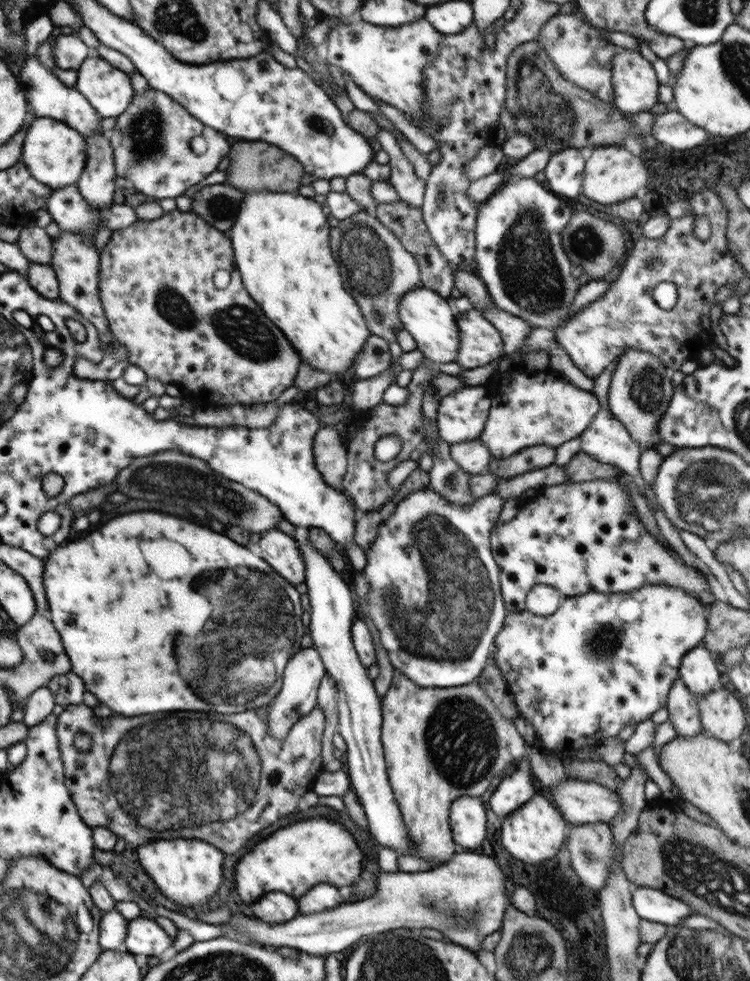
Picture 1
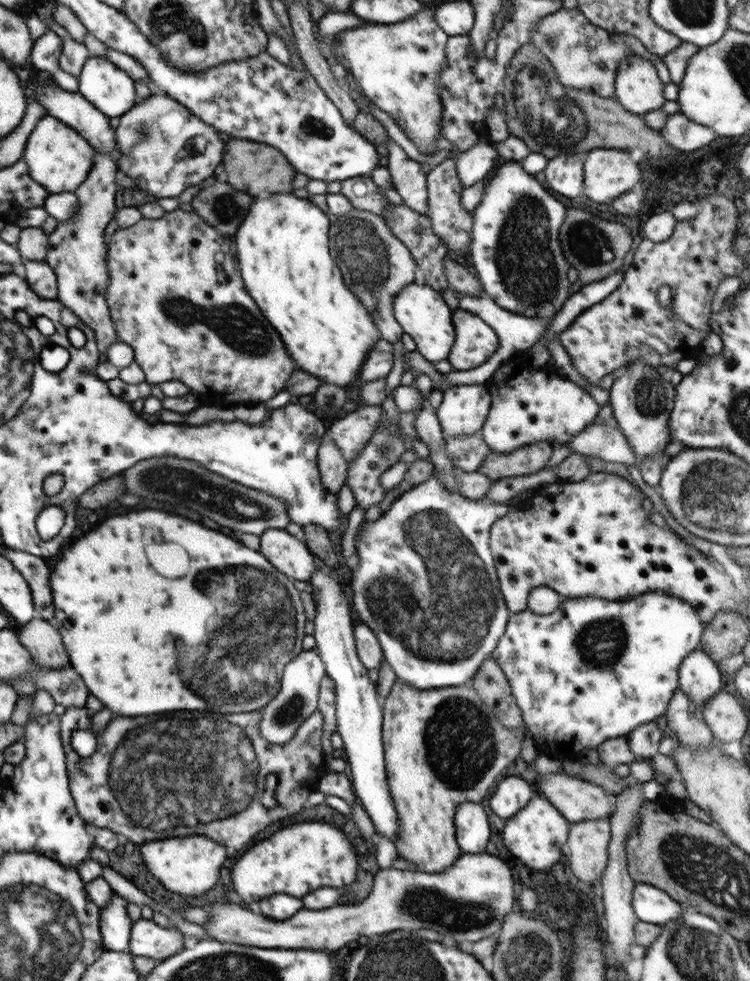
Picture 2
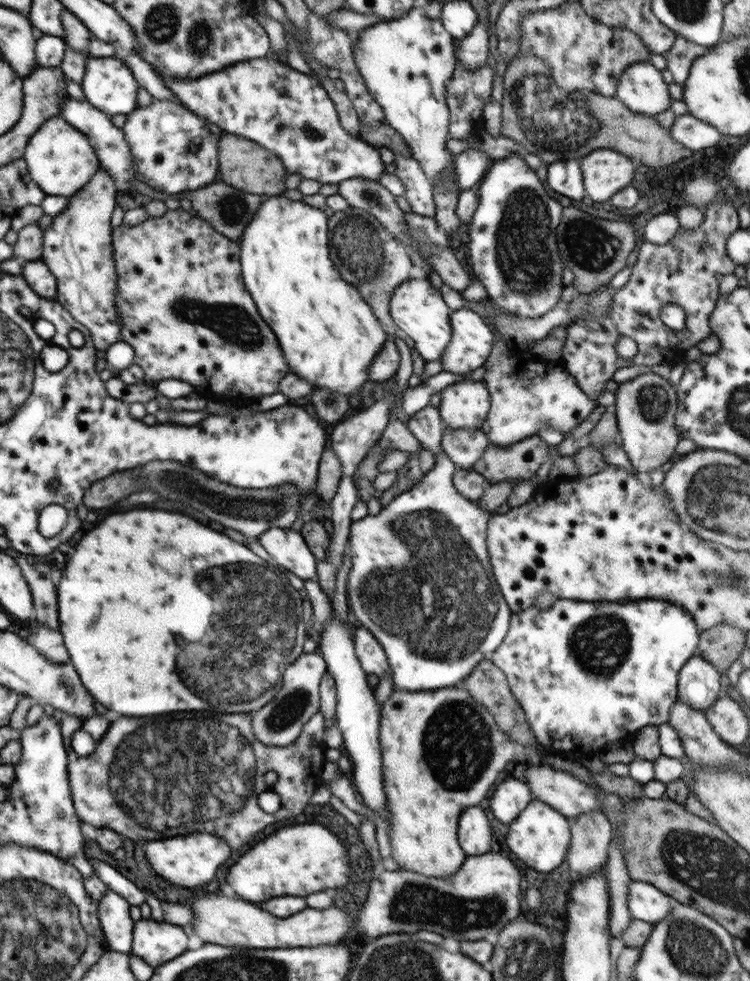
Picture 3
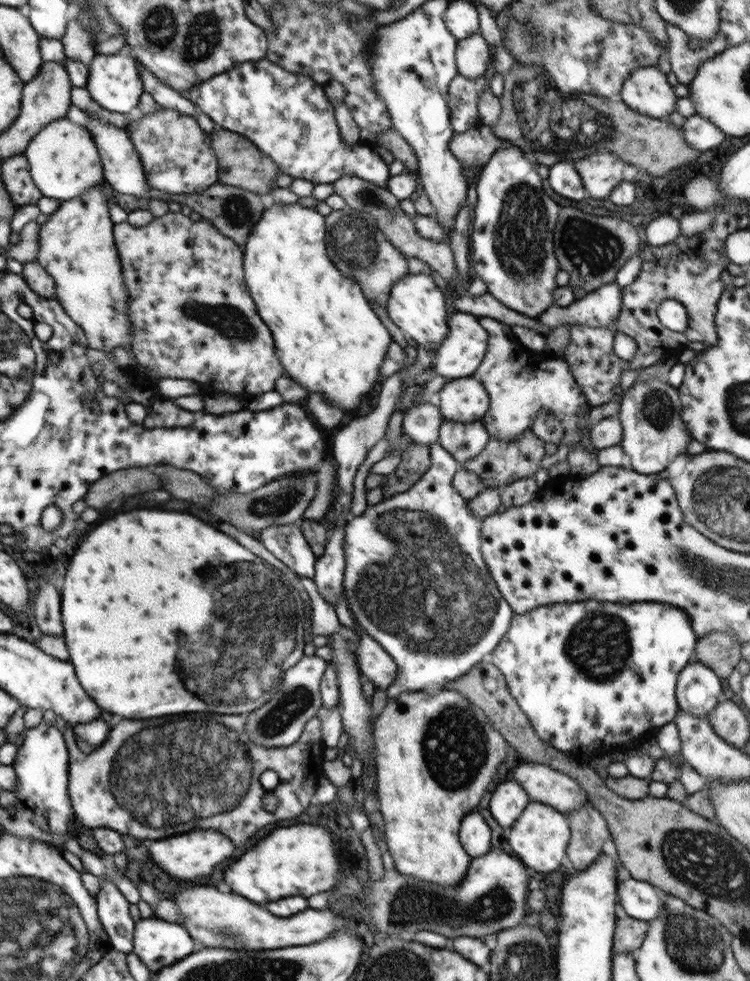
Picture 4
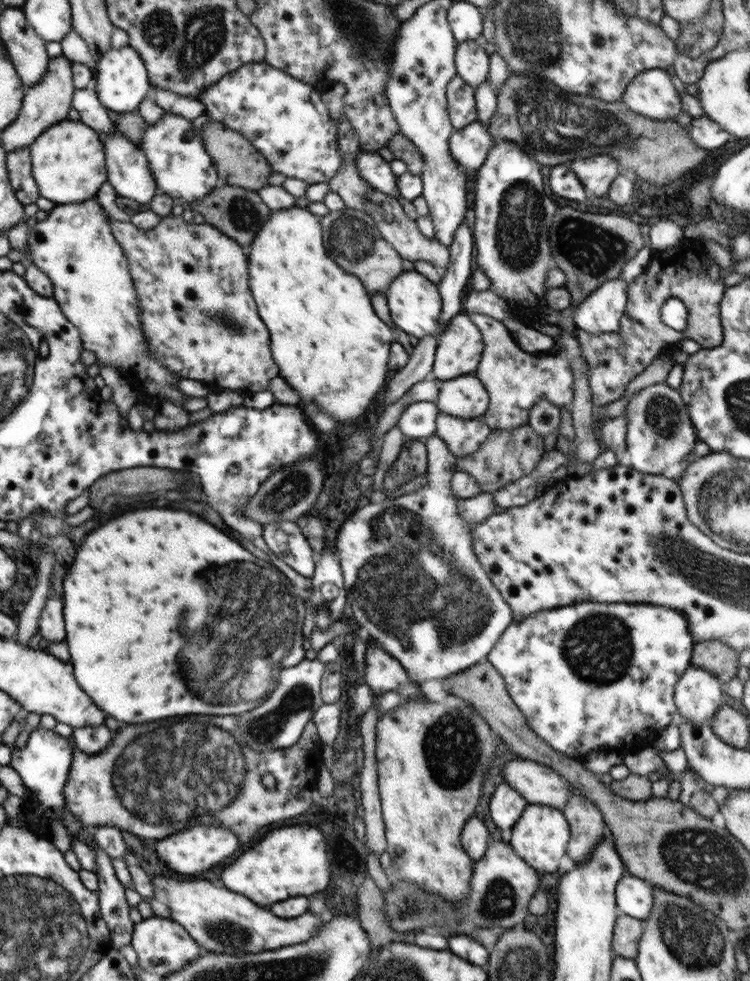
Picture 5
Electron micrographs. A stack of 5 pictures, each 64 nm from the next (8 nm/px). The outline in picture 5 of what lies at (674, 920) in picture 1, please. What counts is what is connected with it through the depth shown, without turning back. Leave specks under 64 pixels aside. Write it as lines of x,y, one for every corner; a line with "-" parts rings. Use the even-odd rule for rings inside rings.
622,876
615,888
615,899
619,913
641,921
653,911
653,884
637,876

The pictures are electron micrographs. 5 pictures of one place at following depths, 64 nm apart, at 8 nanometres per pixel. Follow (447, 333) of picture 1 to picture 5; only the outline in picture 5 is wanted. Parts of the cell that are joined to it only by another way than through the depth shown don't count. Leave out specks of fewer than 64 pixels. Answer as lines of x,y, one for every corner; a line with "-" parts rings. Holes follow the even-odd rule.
404,270
390,283
385,296
393,322
408,335
412,334
419,339
423,336
438,335
444,332
444,328
439,324
439,314
443,304
438,285
418,271

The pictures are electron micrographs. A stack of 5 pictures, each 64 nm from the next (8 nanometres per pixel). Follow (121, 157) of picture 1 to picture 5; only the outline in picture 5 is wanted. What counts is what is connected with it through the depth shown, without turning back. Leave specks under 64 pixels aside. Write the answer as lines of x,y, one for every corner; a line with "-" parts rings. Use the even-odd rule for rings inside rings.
165,112
155,124
146,123
144,134
138,148
145,152
151,166
156,184
166,195
174,199
181,198
183,202
196,202
210,194
218,184
218,168
210,154
207,153
201,130
196,130
190,136
192,121

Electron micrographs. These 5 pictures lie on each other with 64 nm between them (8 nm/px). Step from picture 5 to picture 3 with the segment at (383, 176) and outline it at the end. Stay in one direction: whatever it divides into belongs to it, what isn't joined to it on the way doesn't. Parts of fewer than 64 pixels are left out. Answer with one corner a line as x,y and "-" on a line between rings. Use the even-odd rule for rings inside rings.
268,57
238,62
217,72
204,74
196,80
177,80
161,72
157,72
157,75
184,107
206,122
219,126
226,133
259,143
282,161
288,174
300,174
322,184
338,184
350,178
364,178
376,183
385,172
378,148
362,141
359,135
348,134
340,125
333,100
316,76
301,73

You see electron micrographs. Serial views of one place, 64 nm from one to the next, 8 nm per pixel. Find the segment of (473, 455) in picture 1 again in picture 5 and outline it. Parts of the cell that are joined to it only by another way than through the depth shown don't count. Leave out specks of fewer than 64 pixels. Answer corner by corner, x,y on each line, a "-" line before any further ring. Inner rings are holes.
440,411
437,414
436,432
456,458
474,454
488,438
491,428
483,418
463,419

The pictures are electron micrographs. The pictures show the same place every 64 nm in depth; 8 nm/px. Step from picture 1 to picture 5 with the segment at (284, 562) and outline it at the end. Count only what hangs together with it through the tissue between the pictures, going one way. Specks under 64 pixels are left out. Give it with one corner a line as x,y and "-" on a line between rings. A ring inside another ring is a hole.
270,522
263,526
268,548
288,566
306,578
312,578
317,554
295,522

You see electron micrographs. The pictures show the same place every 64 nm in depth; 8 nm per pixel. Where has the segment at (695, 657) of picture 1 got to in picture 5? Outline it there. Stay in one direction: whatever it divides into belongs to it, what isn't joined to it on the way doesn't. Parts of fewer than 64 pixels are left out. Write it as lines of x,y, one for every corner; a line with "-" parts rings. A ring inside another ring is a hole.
691,665
675,684
674,700
677,706
678,720
687,720
693,726
704,726
709,723
716,711
721,707
724,684
713,674
699,666

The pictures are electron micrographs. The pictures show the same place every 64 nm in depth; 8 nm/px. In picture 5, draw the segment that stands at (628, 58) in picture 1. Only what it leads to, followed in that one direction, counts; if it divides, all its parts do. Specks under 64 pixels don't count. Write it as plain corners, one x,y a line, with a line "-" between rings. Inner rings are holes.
654,68
635,76
626,87
622,101
633,112
654,121
675,120
680,114
682,94
676,91
670,74

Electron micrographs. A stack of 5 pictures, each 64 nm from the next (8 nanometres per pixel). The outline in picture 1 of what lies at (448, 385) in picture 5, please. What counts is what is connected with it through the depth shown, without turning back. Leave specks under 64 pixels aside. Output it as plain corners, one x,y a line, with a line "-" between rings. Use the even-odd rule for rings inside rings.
485,384
460,387
441,397
435,418
439,435
448,443
461,443
478,439
486,424
491,405
491,388

